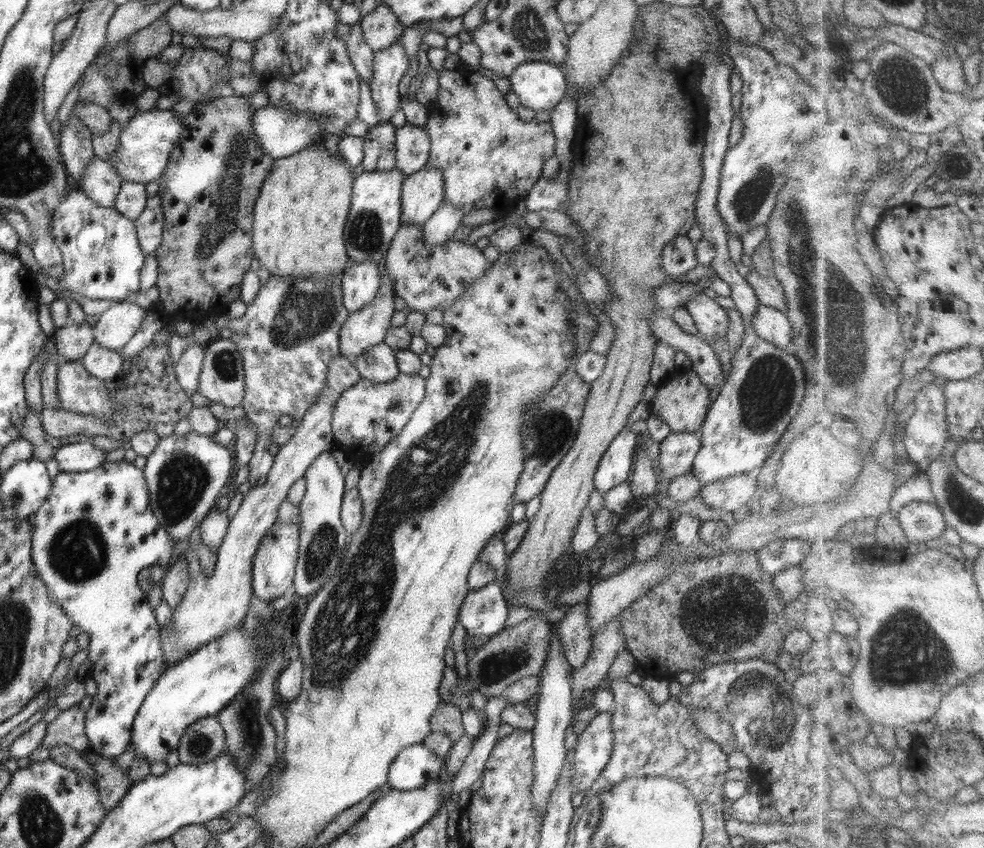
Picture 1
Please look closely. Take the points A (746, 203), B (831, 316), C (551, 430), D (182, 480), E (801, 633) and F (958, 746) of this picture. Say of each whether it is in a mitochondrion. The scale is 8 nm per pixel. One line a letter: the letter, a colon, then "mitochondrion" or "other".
A: mitochondrion
B: mitochondrion
C: mitochondrion
D: mitochondrion
E: other
F: mitochondrion

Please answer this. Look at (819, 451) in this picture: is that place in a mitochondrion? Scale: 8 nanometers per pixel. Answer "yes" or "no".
no

